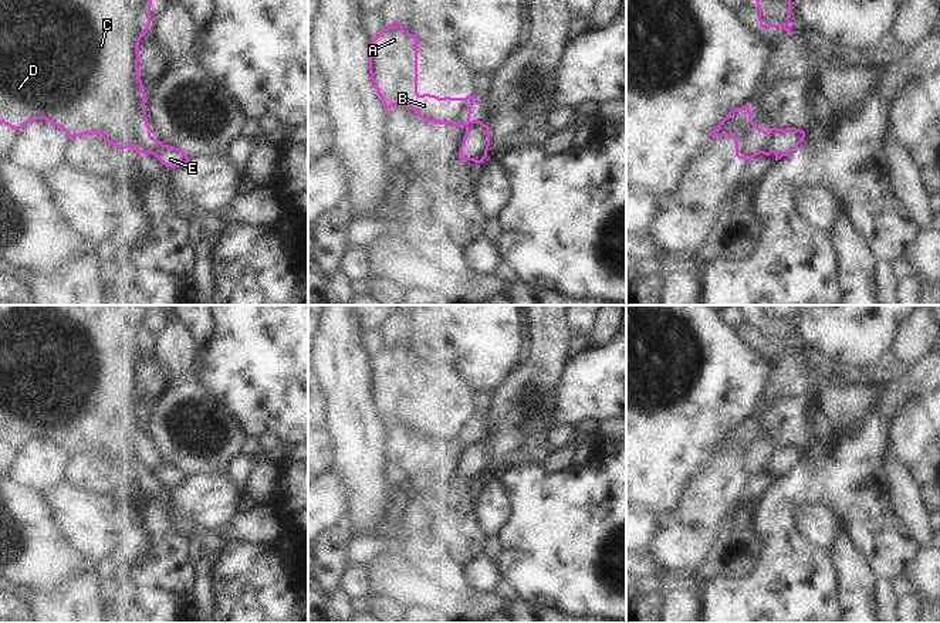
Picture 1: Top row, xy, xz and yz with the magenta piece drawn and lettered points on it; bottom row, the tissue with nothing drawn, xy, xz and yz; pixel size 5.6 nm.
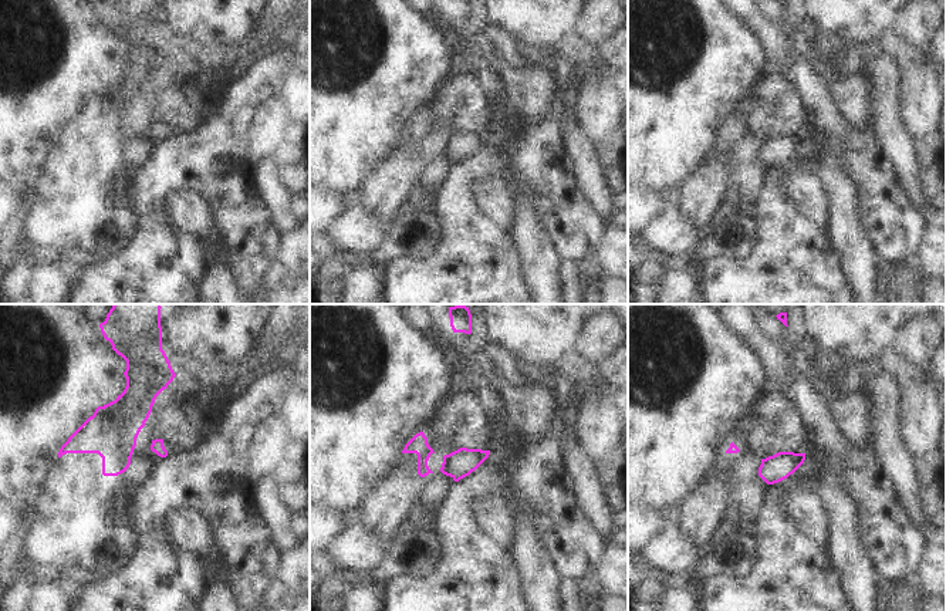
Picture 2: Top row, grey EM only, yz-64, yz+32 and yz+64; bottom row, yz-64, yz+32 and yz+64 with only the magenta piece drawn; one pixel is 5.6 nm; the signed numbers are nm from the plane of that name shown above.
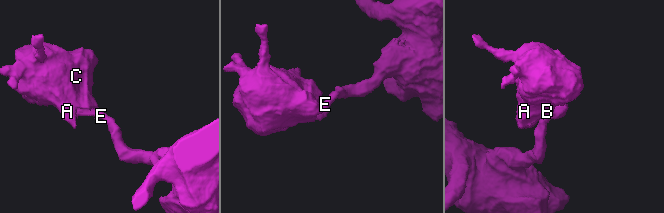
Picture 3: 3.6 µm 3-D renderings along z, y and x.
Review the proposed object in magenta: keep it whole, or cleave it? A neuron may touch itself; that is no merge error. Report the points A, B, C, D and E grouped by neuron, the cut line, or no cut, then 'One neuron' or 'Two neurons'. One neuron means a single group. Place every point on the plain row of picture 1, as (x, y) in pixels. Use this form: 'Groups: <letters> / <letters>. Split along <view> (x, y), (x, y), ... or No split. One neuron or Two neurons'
Groups: A B C D / E. Split along yz (766, 450), (760, 460), (760, 470). Two neurons.

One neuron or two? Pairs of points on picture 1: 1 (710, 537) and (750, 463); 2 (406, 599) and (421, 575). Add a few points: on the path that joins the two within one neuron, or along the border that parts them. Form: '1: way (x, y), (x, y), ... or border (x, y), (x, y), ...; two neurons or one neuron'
1: border (683, 521), (693, 522), (697, 527), (722, 527); two neurons
2: border (408, 586), (429, 599); two neurons

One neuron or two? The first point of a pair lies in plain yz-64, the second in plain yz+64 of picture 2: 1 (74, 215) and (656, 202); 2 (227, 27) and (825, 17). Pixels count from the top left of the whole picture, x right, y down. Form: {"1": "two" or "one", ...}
{"1": "two", "2": "one"}

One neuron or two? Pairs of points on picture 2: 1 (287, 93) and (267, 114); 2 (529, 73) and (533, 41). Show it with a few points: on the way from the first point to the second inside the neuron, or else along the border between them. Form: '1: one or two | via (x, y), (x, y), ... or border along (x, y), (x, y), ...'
1: two | border along (274, 90), (294, 115)
2: two | border along (499, 43), (504, 47), (543, 51), (546, 54)

